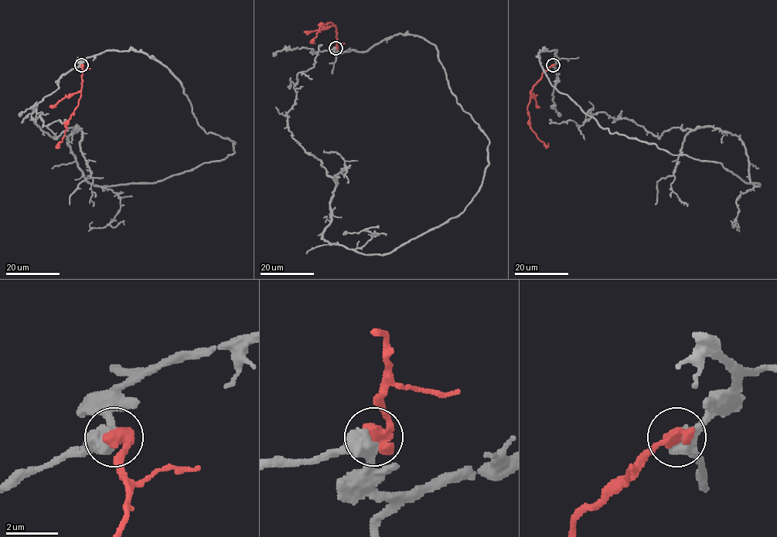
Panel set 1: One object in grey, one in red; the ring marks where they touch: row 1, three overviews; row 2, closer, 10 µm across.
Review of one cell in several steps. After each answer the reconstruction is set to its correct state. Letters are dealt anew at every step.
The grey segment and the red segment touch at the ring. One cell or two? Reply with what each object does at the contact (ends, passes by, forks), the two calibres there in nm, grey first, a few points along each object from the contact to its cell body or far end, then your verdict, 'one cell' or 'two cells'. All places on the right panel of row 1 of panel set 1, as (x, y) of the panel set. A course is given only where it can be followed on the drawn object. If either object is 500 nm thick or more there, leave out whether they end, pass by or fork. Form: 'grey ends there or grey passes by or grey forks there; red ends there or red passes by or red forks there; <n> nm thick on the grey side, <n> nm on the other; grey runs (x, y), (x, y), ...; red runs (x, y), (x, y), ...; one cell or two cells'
600 nm thick on the grey side, 600 nm on the other; grey runs (553, 65), (538, 54), (602, 127), (759, 184), (710, 127), (549, 120); red runs (553, 65), (533, 86), (528, 107), (529, 127), (546, 146), (547, 142); one cell

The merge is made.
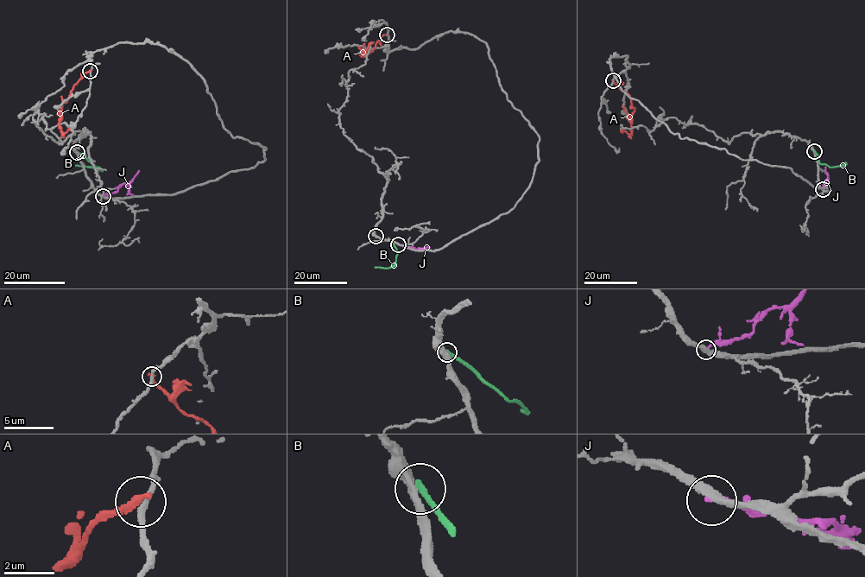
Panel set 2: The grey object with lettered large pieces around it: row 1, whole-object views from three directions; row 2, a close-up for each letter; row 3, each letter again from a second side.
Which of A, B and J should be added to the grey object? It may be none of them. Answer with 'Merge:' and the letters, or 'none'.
Merge: none

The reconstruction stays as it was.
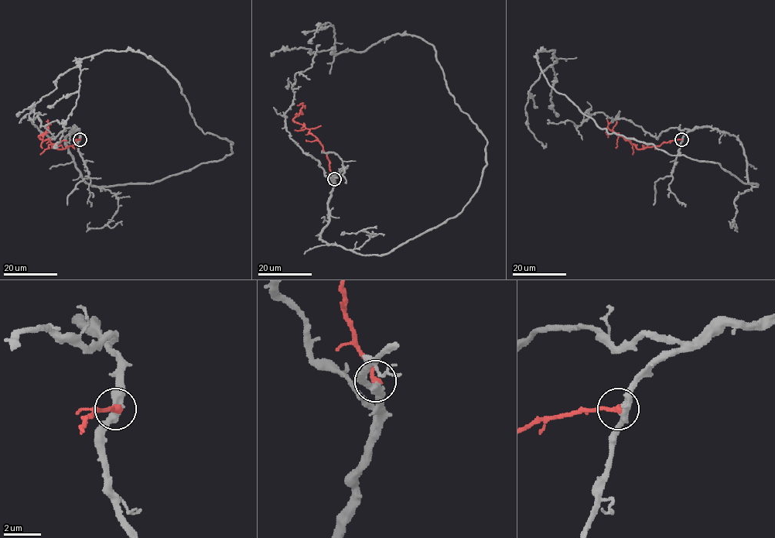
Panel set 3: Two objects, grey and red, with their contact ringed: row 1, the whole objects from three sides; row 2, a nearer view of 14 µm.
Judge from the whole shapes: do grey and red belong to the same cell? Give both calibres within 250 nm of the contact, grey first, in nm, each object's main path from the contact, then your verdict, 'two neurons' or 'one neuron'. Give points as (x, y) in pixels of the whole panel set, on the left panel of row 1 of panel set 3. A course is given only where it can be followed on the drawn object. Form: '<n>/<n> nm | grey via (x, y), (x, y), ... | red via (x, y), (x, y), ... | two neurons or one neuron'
400/320 nm | grey via (79, 138), (73, 127), (69, 152), (99, 186), (152, 183), (232, 142), (130, 49), (80, 60), (58, 142) | red via (79, 139), (64, 149), (59, 149), (48, 139), (42, 140), (39, 137), (48, 128), (42, 138) | one neuron

